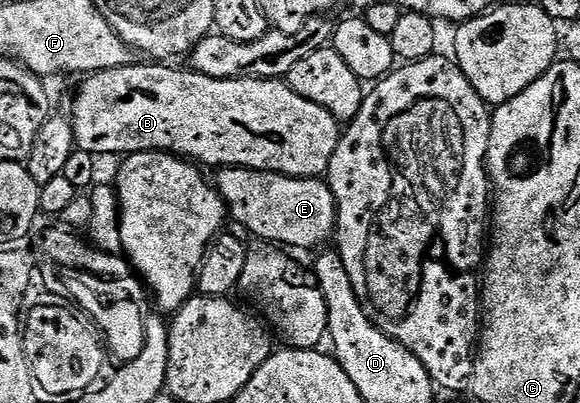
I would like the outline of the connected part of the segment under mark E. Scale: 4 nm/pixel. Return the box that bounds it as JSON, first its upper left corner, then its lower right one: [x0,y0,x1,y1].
[216,167,338,249]

